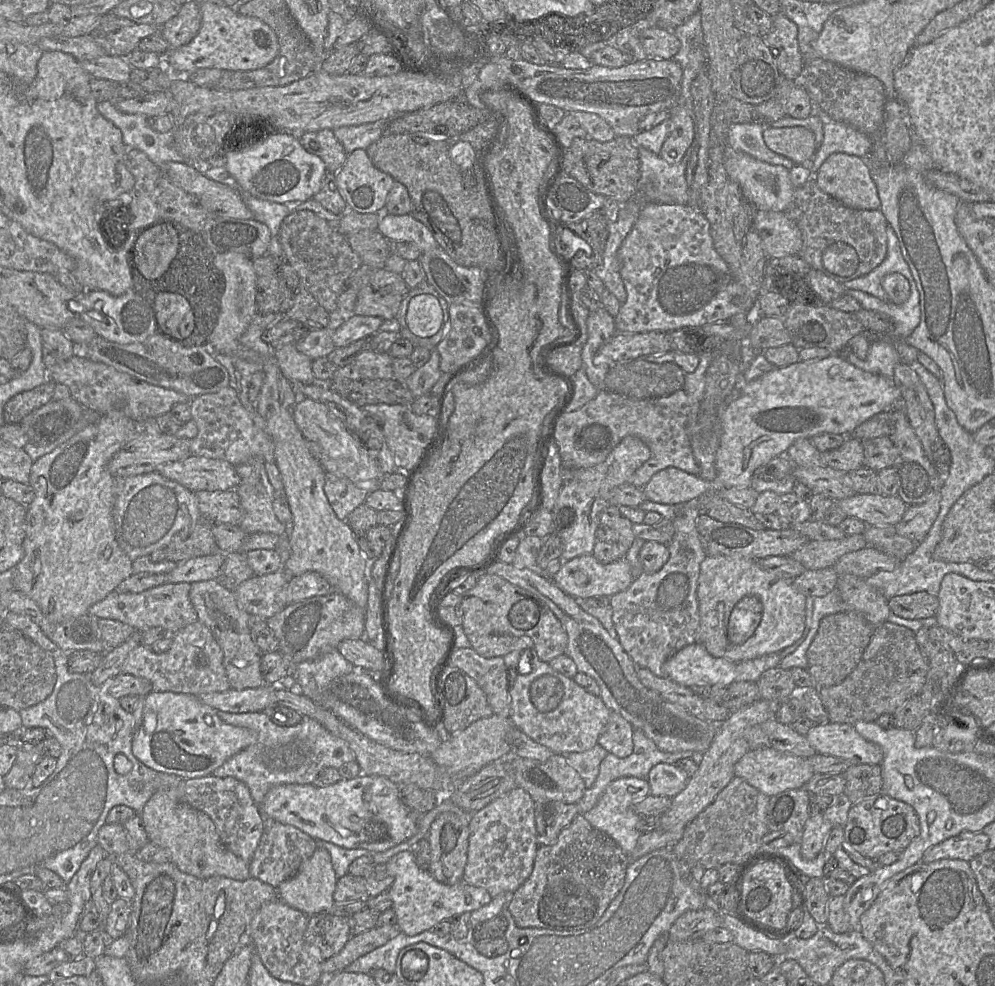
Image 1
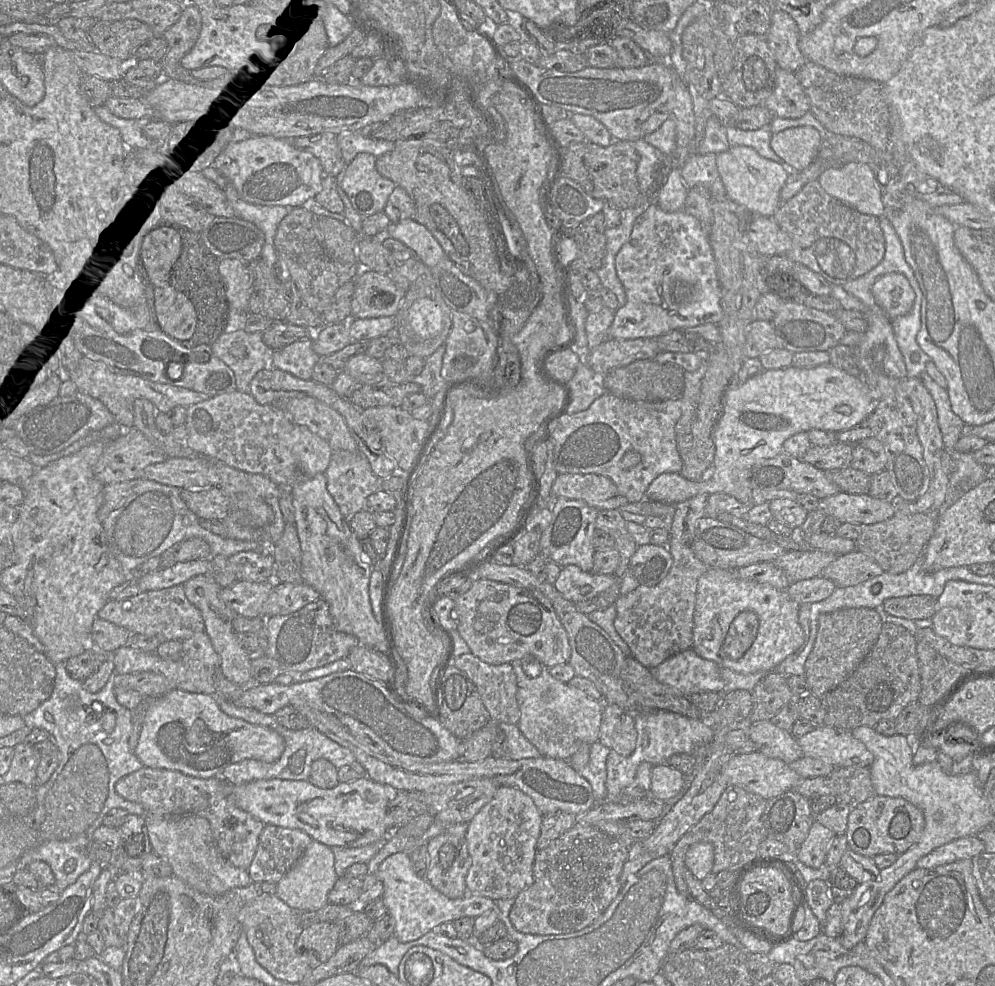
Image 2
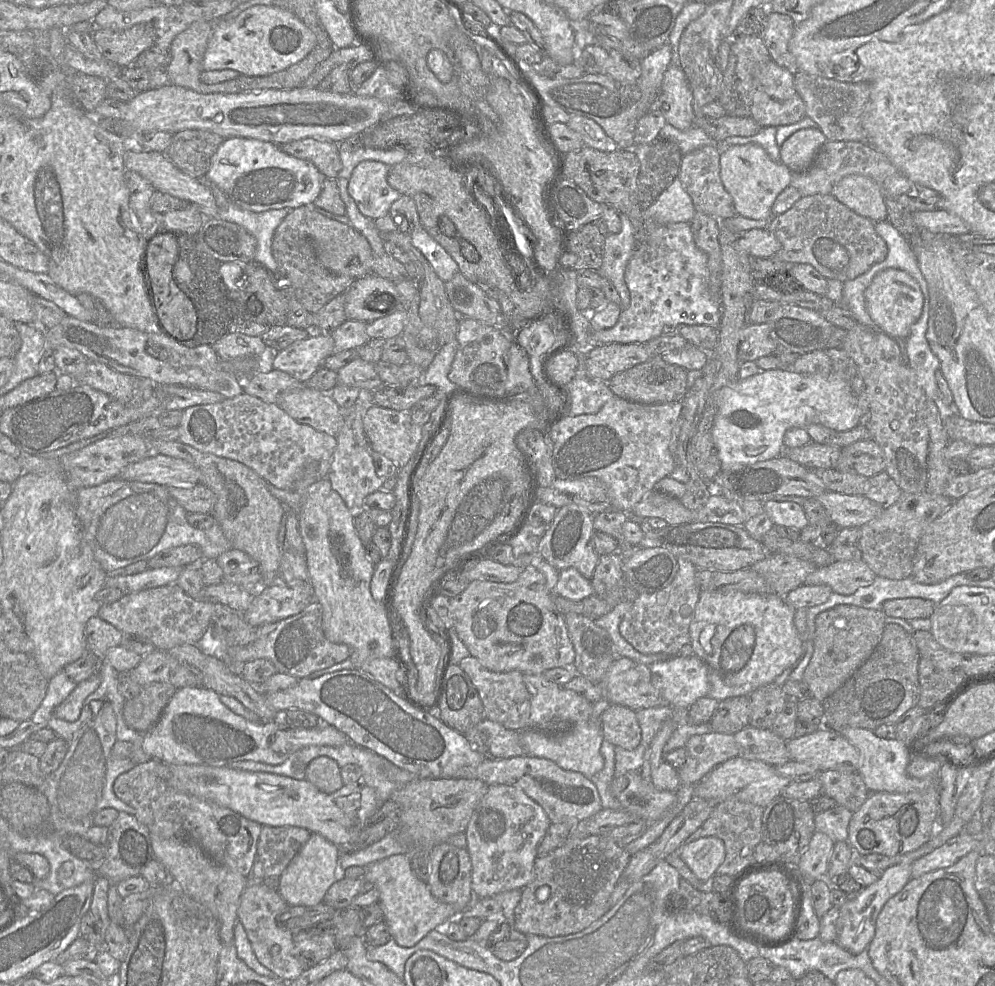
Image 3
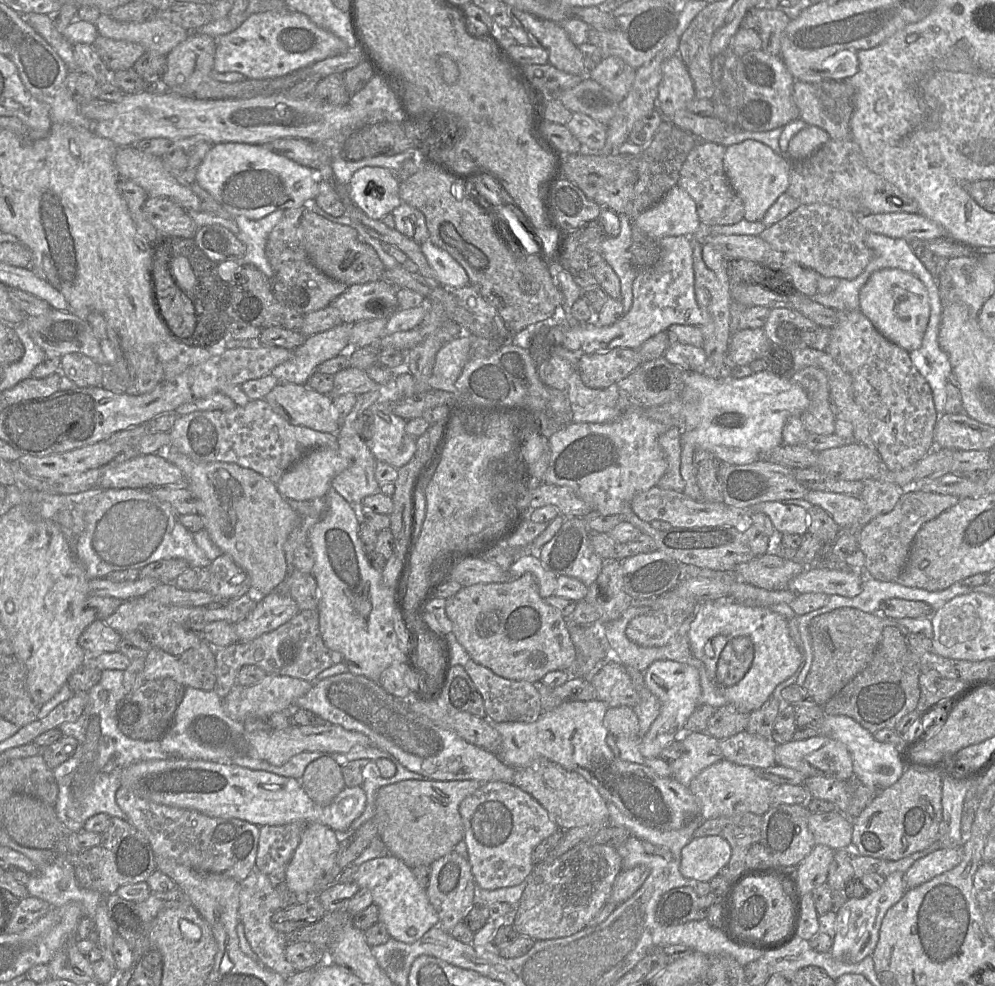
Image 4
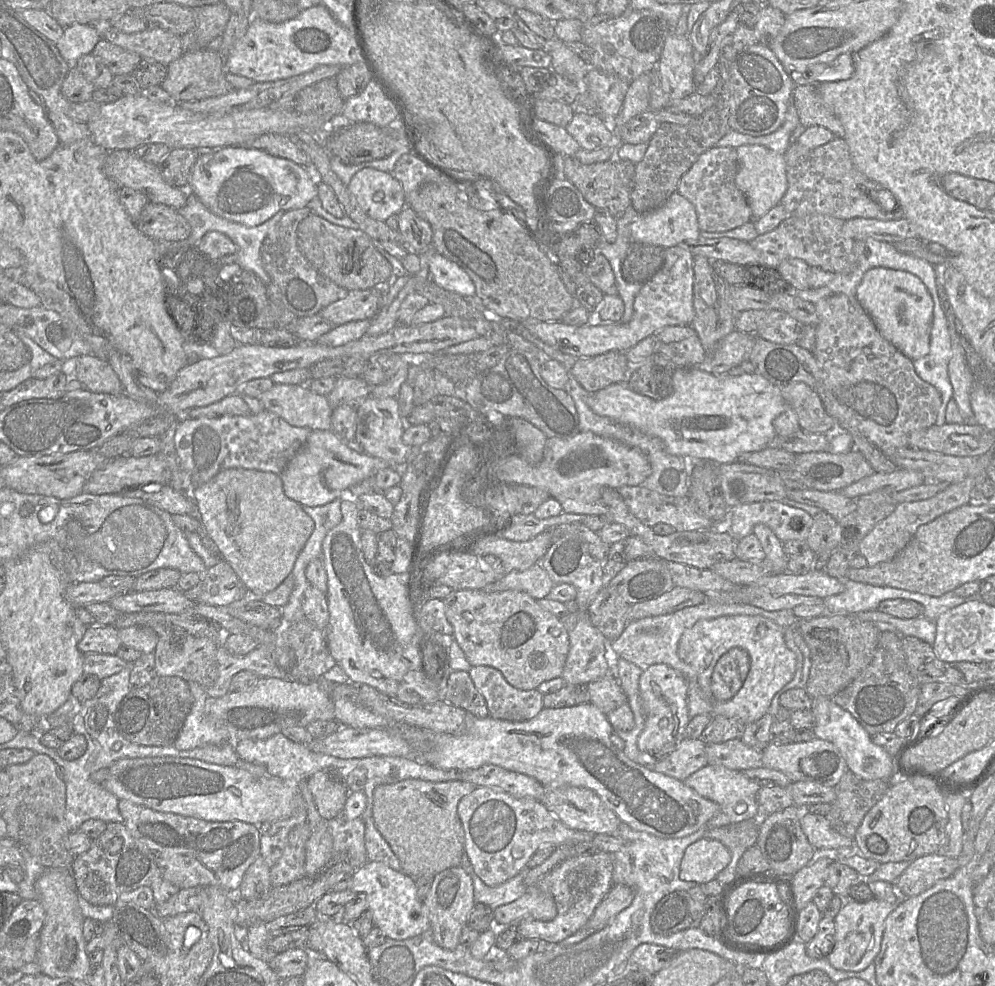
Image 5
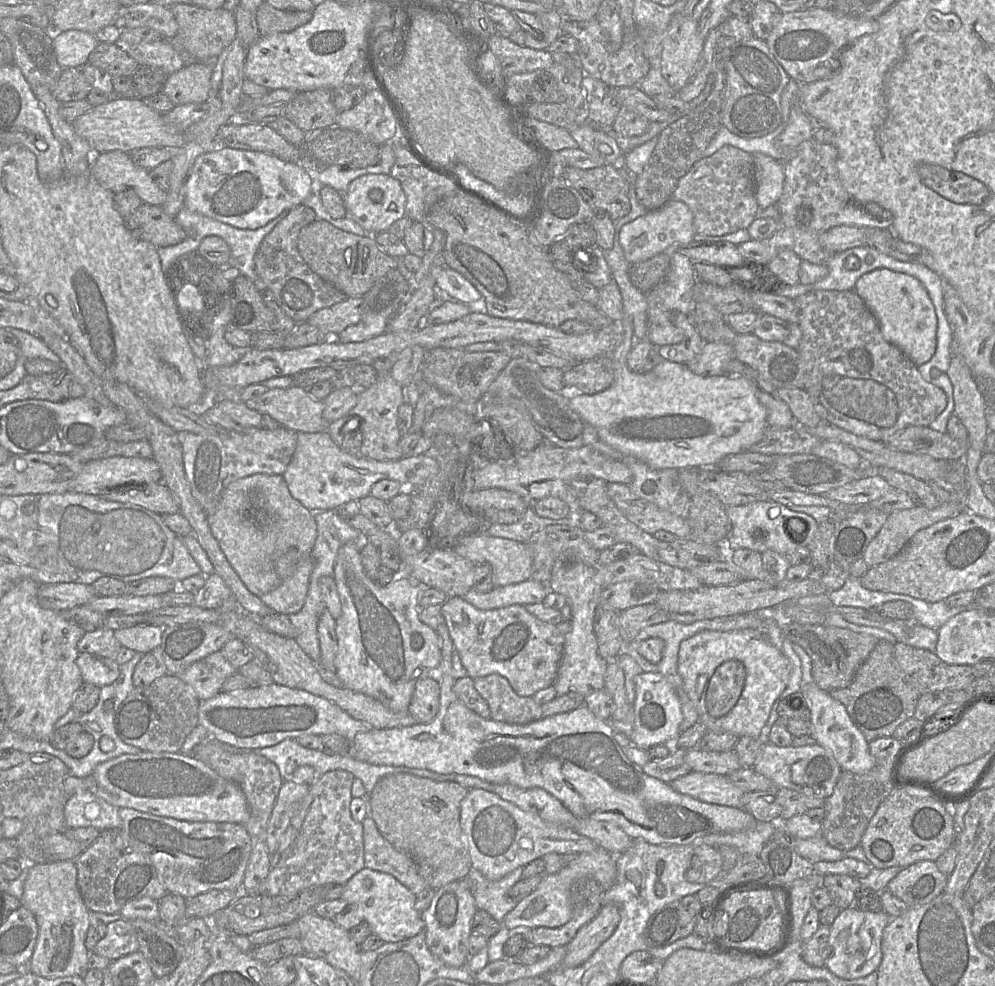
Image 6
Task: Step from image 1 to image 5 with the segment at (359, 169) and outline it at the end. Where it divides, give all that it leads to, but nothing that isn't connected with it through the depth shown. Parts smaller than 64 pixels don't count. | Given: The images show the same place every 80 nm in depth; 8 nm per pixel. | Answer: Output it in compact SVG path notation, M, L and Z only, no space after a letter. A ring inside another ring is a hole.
M374 168L358 171L348 191L362 211L375 220L386 221L407 206L401 183L391 173Z

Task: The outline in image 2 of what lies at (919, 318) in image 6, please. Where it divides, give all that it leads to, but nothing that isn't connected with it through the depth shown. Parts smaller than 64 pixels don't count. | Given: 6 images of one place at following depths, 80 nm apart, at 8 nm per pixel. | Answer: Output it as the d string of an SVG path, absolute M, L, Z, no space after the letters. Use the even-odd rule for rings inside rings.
M898 272L887 273L878 278L871 292L890 320L906 315L914 305L915 292L907 278Z

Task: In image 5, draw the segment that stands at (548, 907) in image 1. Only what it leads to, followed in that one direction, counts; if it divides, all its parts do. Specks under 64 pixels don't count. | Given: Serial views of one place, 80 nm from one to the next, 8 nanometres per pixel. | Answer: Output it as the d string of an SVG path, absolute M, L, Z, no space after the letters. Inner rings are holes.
M596 851L566 858L536 888L550 894L557 907L557 915L551 921L523 919L515 928L524 939L541 943L559 943L580 930L591 918L597 906L613 886L612 854Z

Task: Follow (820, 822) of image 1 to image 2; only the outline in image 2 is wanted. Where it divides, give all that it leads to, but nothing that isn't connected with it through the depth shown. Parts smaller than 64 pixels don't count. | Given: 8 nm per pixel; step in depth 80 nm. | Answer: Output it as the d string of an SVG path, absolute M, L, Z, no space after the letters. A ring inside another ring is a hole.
M814 821L807 838L797 852L797 858L808 867L821 867L826 861L827 852L835 835L832 830Z

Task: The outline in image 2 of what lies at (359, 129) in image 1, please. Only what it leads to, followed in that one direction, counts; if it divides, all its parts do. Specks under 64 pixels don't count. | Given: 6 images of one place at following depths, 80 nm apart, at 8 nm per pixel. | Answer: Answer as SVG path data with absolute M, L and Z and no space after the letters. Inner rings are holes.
M361 130L344 131L337 134L337 143L342 152L346 166L359 153L366 152L375 157L386 154L394 149L395 142L372 139L362 134Z

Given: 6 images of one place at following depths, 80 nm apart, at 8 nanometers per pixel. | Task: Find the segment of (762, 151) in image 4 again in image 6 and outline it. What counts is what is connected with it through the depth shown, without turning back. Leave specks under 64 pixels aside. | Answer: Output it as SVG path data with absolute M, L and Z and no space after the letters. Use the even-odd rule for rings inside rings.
M761 153L752 156L755 167L755 193L760 210L778 205L785 181L783 163Z

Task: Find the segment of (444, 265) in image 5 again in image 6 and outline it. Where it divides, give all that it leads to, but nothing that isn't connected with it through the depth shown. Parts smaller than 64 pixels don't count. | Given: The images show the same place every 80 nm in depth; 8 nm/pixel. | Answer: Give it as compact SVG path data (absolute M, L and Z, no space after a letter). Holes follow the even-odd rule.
M432 263L431 272L436 284L435 306L447 300L470 304L483 298L481 293L463 275L449 266L433 267Z

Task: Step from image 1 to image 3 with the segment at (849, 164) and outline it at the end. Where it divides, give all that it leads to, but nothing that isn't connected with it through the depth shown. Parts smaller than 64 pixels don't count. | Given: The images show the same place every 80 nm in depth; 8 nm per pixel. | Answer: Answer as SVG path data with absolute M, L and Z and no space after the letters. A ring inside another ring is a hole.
M849 175L840 180L831 192L839 202L873 222L887 219L887 206L878 185L862 175Z

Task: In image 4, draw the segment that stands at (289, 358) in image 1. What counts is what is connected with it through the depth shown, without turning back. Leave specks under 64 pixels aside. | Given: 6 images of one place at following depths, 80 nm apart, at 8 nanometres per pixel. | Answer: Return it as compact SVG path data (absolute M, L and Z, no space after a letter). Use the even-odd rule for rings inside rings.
M341 323L330 330L306 337L303 344L292 351L291 358L275 367L271 374L280 383L305 385L319 364L351 350L351 325Z

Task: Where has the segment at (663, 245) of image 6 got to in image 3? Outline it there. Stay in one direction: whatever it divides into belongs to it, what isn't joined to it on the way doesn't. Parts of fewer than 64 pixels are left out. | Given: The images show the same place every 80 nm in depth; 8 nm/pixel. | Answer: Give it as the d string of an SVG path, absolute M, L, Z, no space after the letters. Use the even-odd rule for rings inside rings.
M677 177L655 200L644 210L644 220L664 225L669 223L691 223L695 208L693 201Z

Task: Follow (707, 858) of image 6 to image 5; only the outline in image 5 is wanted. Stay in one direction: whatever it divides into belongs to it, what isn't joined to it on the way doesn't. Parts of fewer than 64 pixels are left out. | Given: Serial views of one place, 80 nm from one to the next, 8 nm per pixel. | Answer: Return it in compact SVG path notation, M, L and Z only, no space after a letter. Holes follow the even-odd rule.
M702 838L690 844L683 855L680 879L706 884L718 876L731 861L729 850L718 840Z

